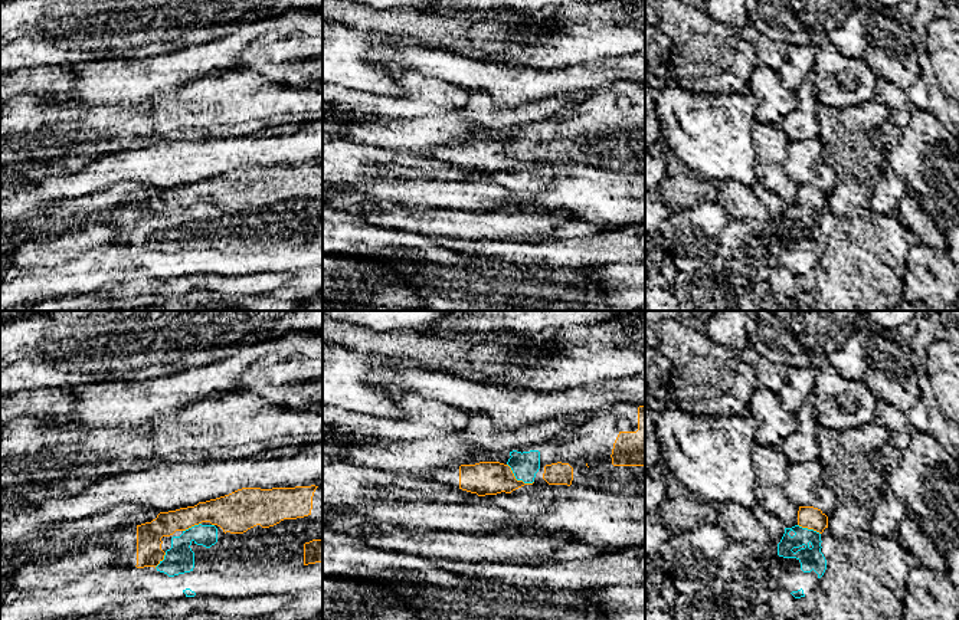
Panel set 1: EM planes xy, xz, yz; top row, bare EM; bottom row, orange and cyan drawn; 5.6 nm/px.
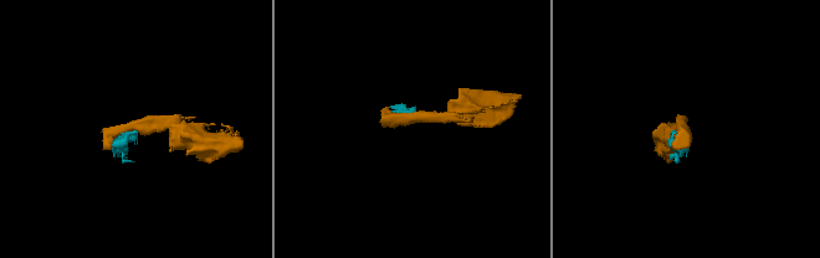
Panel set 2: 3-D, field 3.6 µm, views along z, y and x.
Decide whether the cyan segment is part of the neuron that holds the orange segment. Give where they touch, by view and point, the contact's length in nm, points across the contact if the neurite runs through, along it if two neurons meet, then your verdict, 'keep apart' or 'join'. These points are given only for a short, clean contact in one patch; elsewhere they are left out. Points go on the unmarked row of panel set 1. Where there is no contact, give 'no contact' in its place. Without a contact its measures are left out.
contact xz (516, 157); length 190 nm; way xz (485, 156), (516, 157), (524, 144); join

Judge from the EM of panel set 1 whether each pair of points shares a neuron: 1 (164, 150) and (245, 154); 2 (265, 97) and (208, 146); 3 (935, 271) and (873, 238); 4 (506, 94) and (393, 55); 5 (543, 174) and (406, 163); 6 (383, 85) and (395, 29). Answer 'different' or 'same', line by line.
1: same
2: different
3: different
4: same
5: different
6: different

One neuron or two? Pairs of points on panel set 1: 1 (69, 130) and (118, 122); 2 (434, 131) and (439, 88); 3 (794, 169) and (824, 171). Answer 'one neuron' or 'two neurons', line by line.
1: one neuron
2: two neurons
3: one neuron

